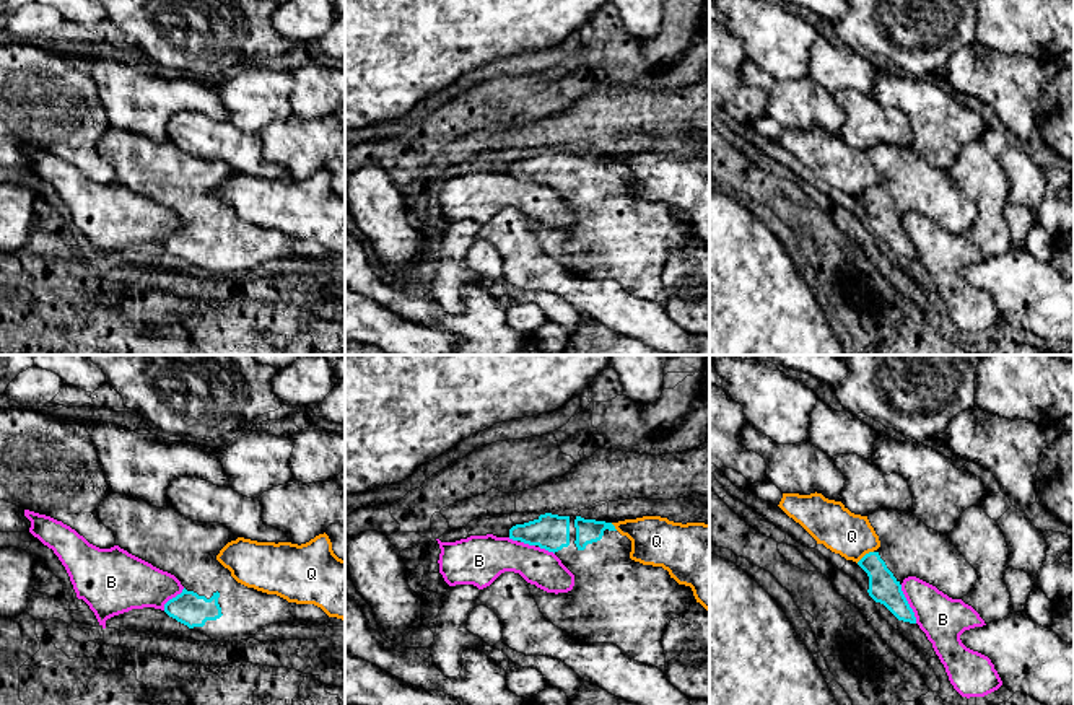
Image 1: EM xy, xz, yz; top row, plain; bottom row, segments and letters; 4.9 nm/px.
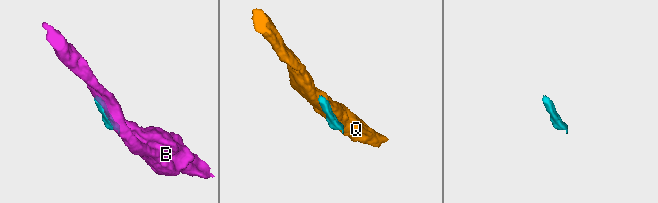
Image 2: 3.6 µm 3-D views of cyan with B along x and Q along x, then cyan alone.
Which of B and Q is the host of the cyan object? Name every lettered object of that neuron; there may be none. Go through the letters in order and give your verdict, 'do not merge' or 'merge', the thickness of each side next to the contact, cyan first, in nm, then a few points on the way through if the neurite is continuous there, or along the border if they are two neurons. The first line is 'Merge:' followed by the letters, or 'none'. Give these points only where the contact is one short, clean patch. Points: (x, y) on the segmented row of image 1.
Merge: none
B: do not merge; 150 nm thick on the cyan side, 220 nm on the other
Q: do not merge; 150 nm thick on the cyan side, 220 nm on the other

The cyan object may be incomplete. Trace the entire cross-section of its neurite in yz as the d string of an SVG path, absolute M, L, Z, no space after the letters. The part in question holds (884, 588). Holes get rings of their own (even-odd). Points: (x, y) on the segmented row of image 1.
M879 508L867 516L880 547L858 565L869 576L869 596L898 620L916 624L902 583L916 576L952 599L962 599L976 585L976 570L950 544L947 534L928 528L910 511Z

